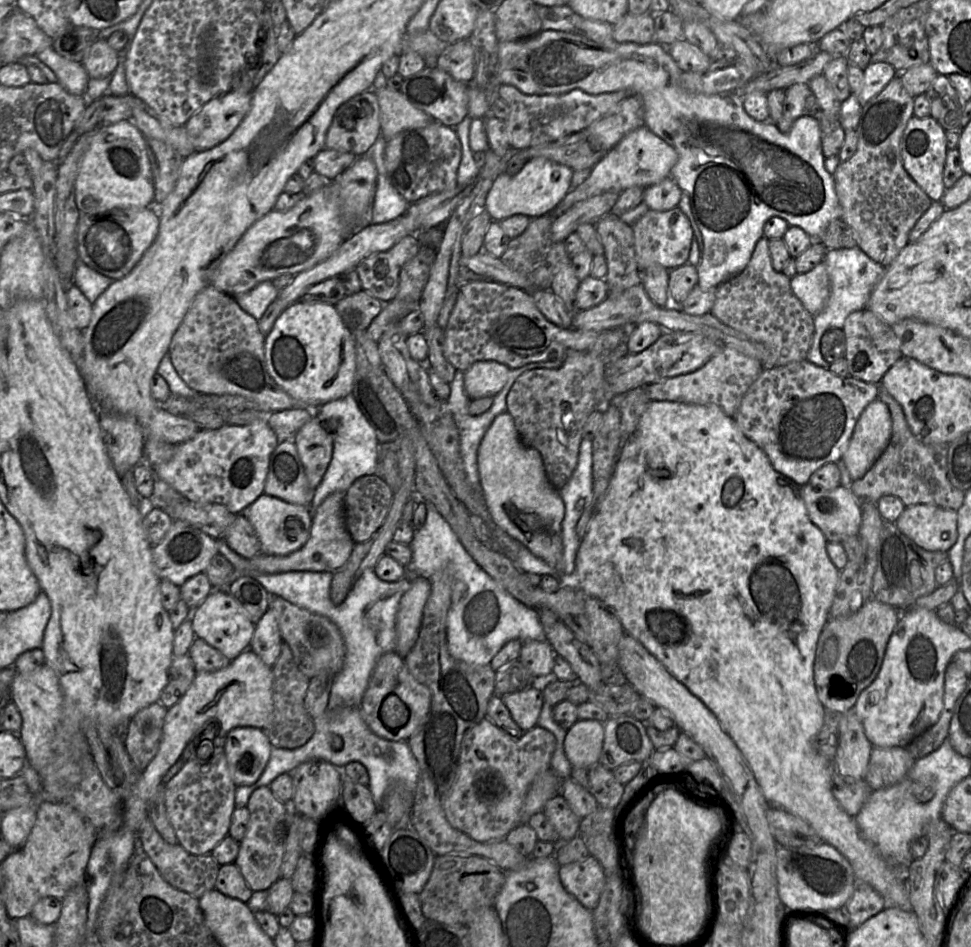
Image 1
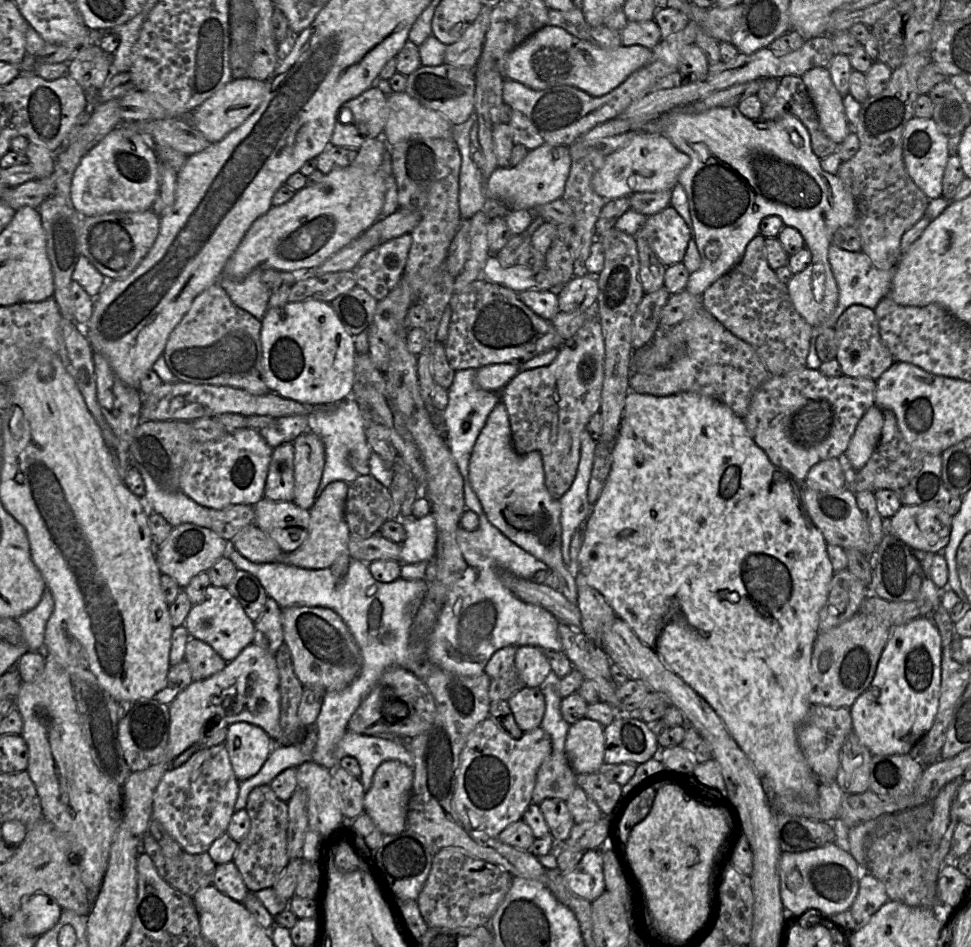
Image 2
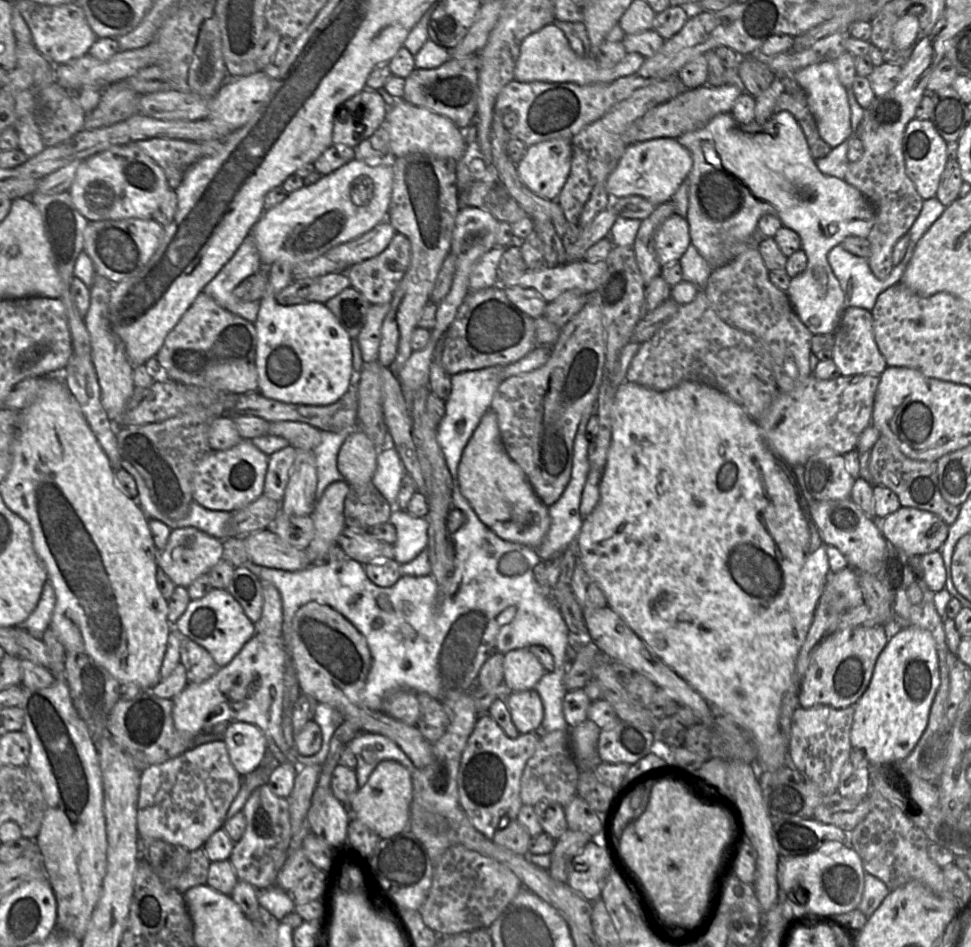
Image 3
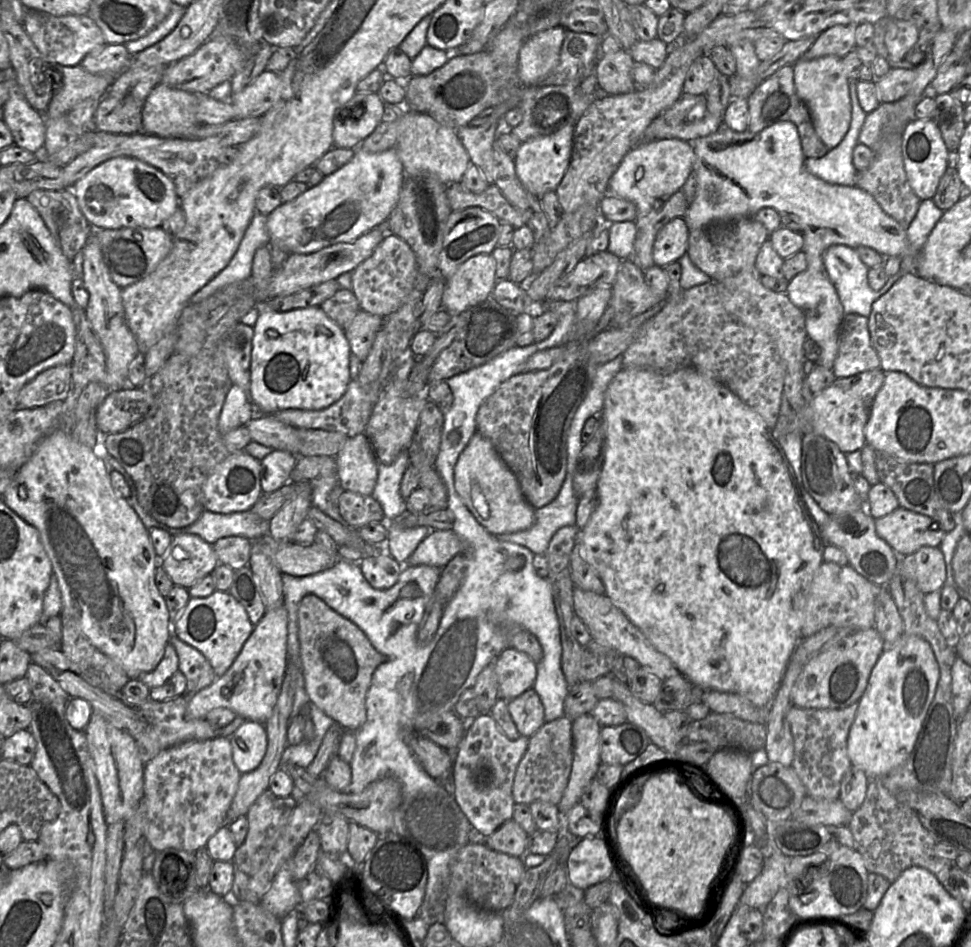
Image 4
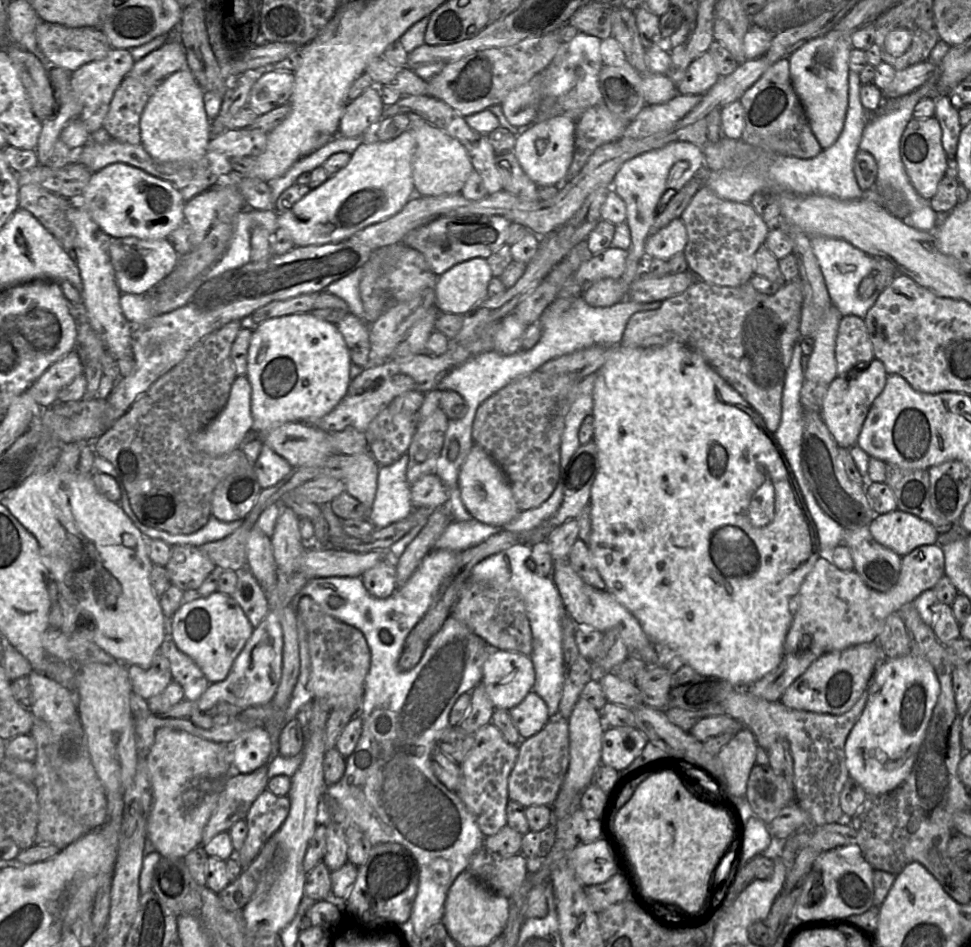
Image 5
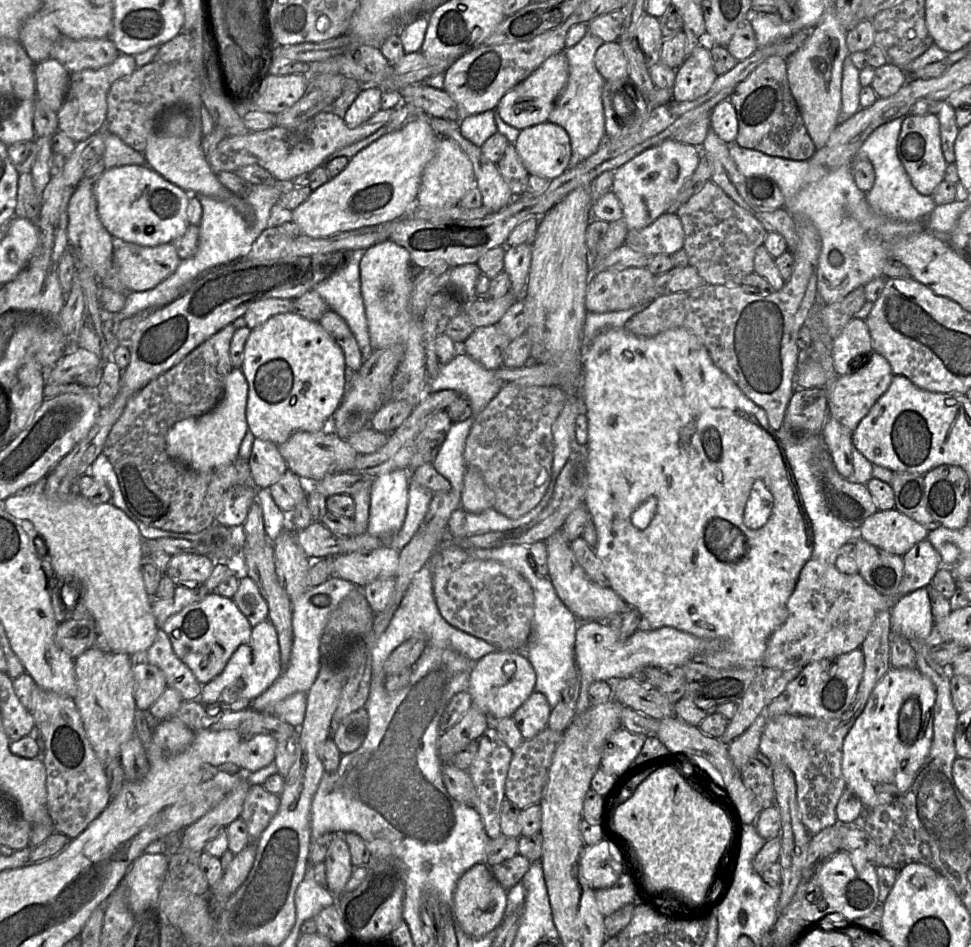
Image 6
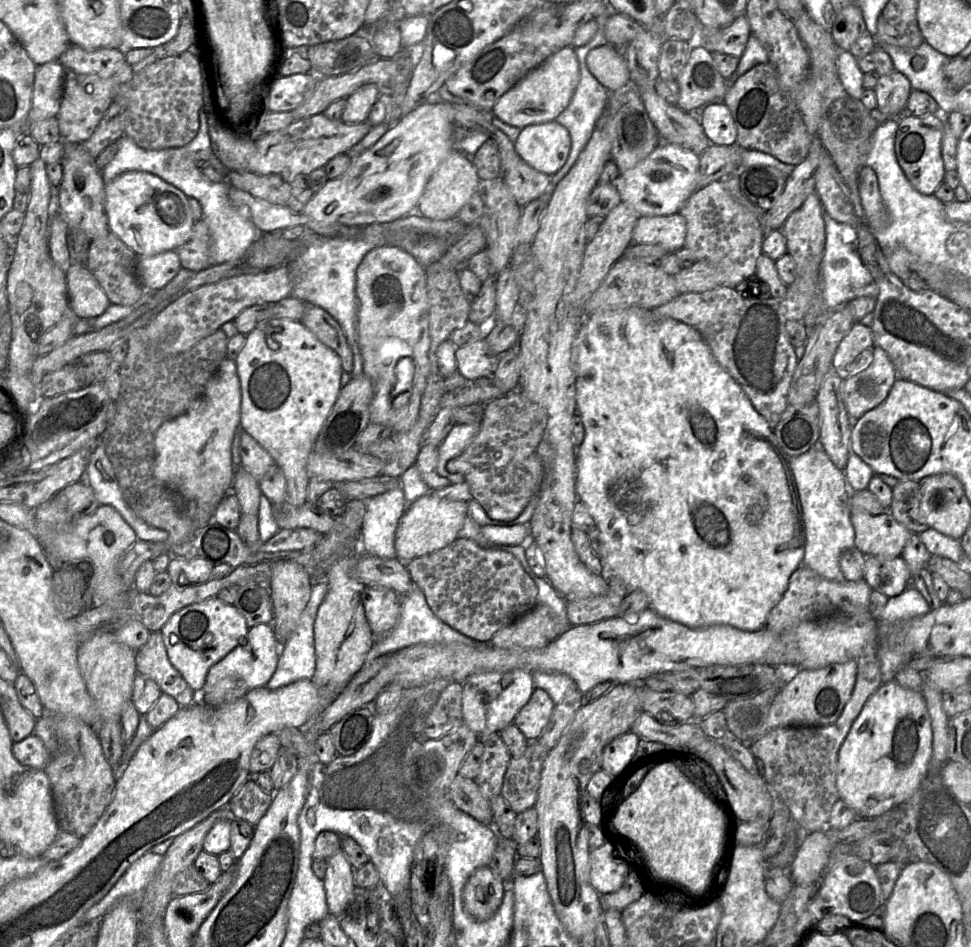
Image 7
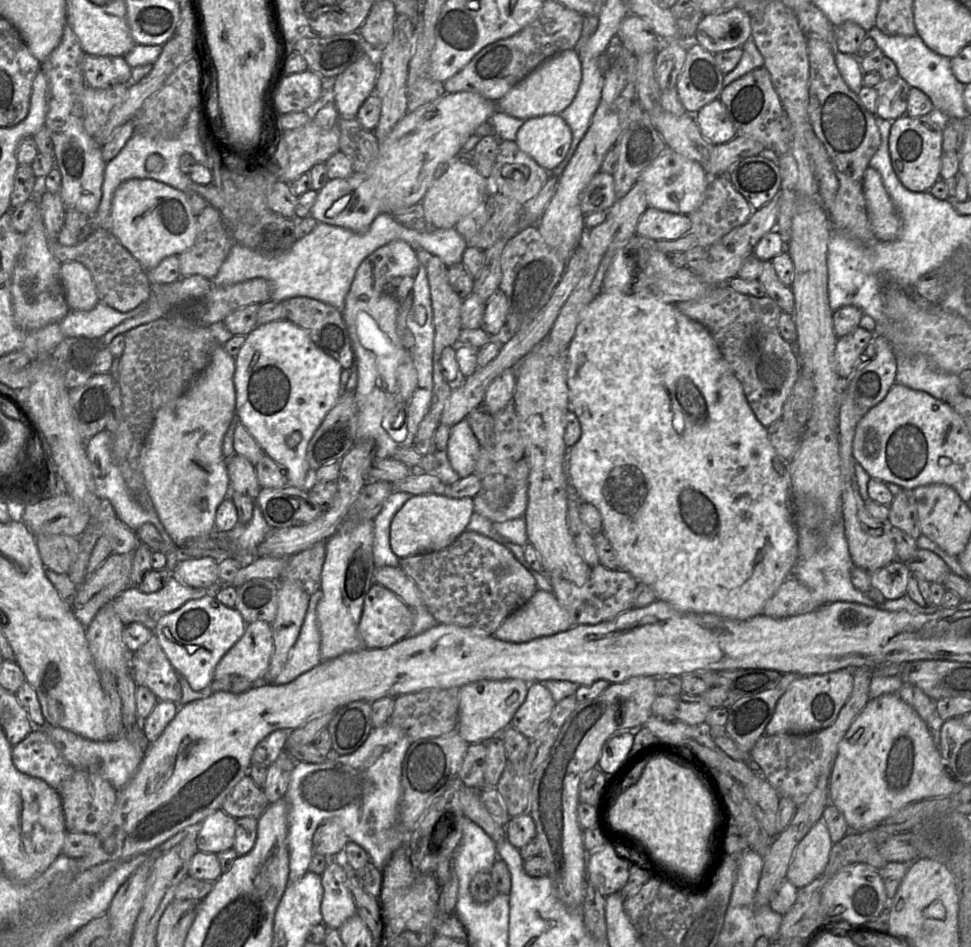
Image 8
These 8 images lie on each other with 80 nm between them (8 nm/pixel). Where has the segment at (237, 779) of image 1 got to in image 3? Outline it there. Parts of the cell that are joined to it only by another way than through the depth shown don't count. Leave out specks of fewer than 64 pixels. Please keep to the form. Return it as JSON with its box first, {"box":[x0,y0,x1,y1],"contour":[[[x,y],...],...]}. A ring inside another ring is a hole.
{"box":[222,721,268,777],"contour":[[[234,721],[222,735],[230,762],[241,777],[253,772],[268,751],[263,732],[254,724]]]}

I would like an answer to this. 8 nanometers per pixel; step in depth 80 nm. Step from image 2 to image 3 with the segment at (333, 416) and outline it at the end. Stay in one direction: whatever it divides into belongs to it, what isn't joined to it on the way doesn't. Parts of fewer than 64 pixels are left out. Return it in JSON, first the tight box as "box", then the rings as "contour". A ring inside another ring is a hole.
{"box":[313,430,353,502],"contour":[[[343,430],[338,433],[322,431],[321,442],[313,451],[318,477],[316,502],[321,499],[325,489],[331,483],[344,480],[344,476],[338,470],[337,458],[343,442],[353,430]]]}

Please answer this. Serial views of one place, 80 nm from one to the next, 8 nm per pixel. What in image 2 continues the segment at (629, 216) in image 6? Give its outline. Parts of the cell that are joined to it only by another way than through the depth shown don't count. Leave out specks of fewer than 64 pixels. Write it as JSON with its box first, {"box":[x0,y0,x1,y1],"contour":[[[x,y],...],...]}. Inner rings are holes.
{"box":[592,133,689,200],"contour":[[[641,133],[623,148],[605,156],[603,167],[592,178],[592,187],[606,200],[628,197],[637,192],[672,190],[689,163],[689,156],[664,134]]]}

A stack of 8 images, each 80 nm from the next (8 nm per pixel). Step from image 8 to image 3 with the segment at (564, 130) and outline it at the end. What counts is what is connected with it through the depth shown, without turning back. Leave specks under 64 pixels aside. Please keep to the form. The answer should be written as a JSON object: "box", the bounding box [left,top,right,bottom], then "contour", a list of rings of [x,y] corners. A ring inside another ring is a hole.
{"box":[516,139,570,200],"contour":[[[553,139],[528,146],[516,171],[521,182],[534,194],[557,200],[570,172],[570,140]]]}

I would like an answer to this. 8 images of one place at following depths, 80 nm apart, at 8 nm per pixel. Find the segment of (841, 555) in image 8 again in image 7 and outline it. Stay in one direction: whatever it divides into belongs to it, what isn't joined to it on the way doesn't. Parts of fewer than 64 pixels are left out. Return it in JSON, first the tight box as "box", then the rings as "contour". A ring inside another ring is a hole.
{"box":[788,440,931,624],"contour":[[[819,440],[805,453],[788,459],[802,512],[805,538],[803,565],[828,580],[844,581],[840,556],[844,550],[855,547],[855,530],[845,490],[846,476],[835,466]],[[909,585],[901,594],[889,598],[879,620],[888,621],[890,624],[923,616],[931,611],[922,594]]]}

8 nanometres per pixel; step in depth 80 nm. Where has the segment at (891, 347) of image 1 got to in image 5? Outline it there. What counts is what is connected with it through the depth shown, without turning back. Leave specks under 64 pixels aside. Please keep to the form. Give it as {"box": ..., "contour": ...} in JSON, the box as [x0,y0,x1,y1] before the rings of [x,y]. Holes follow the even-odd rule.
{"box":[836,315,875,376],"contour":[[[854,315],[843,316],[836,338],[836,369],[839,376],[863,373],[875,358],[865,320]]]}

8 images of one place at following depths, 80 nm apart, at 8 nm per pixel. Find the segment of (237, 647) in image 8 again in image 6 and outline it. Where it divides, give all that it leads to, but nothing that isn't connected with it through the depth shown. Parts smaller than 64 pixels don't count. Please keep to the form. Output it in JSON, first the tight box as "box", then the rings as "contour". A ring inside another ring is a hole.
{"box":[197,619,282,706],"contour":[[[266,619],[252,627],[249,639],[233,653],[221,674],[203,685],[197,701],[206,706],[214,704],[220,697],[228,702],[242,698],[253,701],[264,693],[281,673],[282,663],[277,632],[271,621]]]}

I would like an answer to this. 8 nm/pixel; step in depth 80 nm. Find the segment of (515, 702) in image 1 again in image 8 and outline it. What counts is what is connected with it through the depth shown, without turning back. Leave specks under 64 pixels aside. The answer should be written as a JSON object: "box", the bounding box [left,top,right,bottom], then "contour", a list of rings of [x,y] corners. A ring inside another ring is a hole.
{"box":[510,683,556,739],"contour":[[[530,683],[527,697],[513,716],[510,725],[526,738],[531,739],[550,718],[556,704],[543,683]]]}

